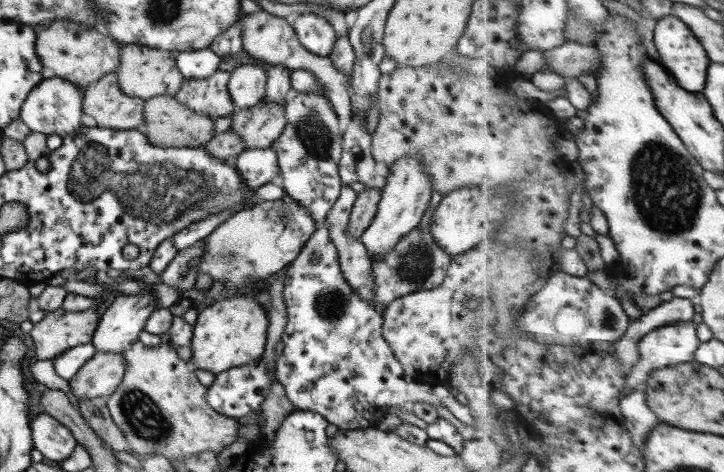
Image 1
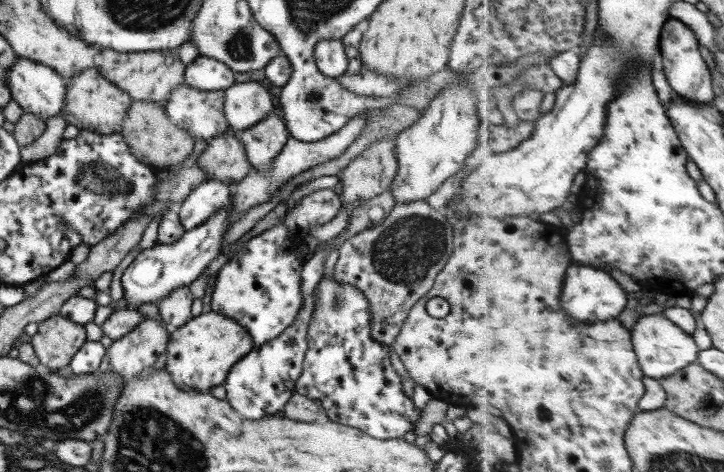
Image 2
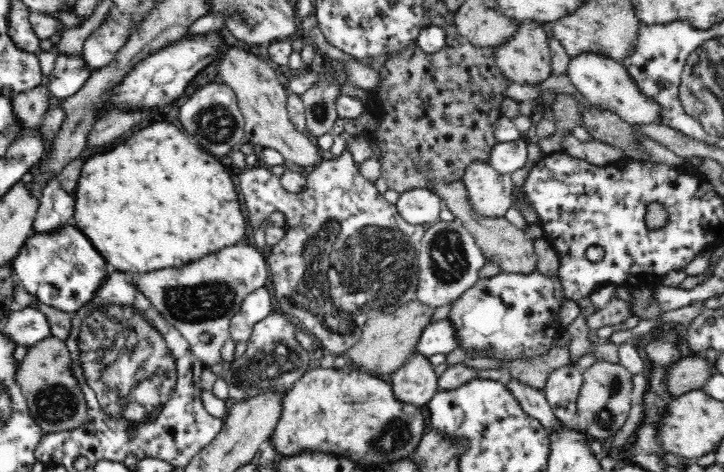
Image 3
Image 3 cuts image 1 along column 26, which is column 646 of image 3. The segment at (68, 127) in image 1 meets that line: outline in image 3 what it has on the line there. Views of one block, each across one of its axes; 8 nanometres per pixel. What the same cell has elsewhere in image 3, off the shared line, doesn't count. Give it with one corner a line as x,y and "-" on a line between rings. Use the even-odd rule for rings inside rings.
582,53
571,57
566,75
574,88
578,89
583,97
586,97
588,103
616,114
632,128
661,124
662,107
660,107
660,103
648,98
641,91
621,62
599,54

